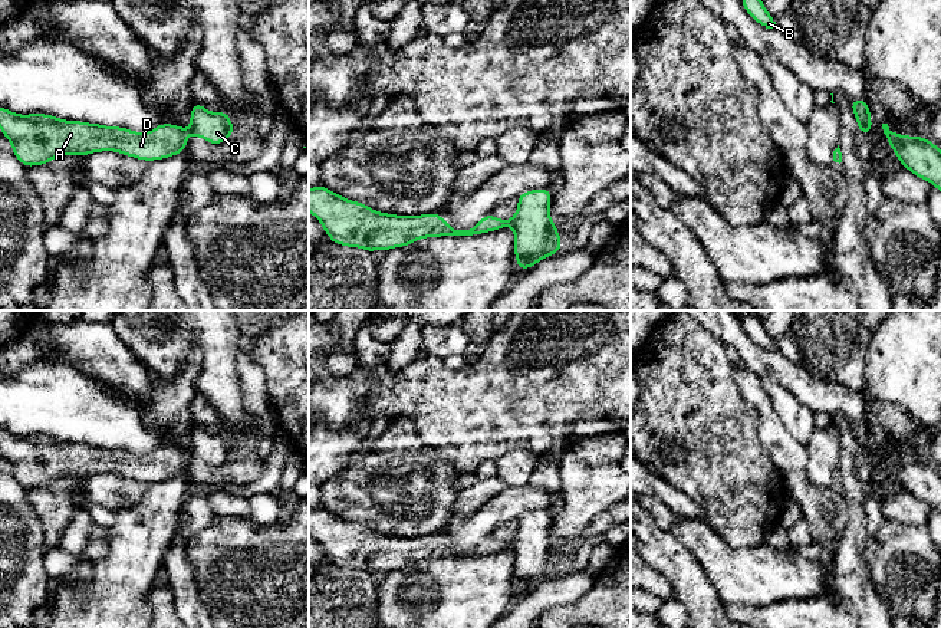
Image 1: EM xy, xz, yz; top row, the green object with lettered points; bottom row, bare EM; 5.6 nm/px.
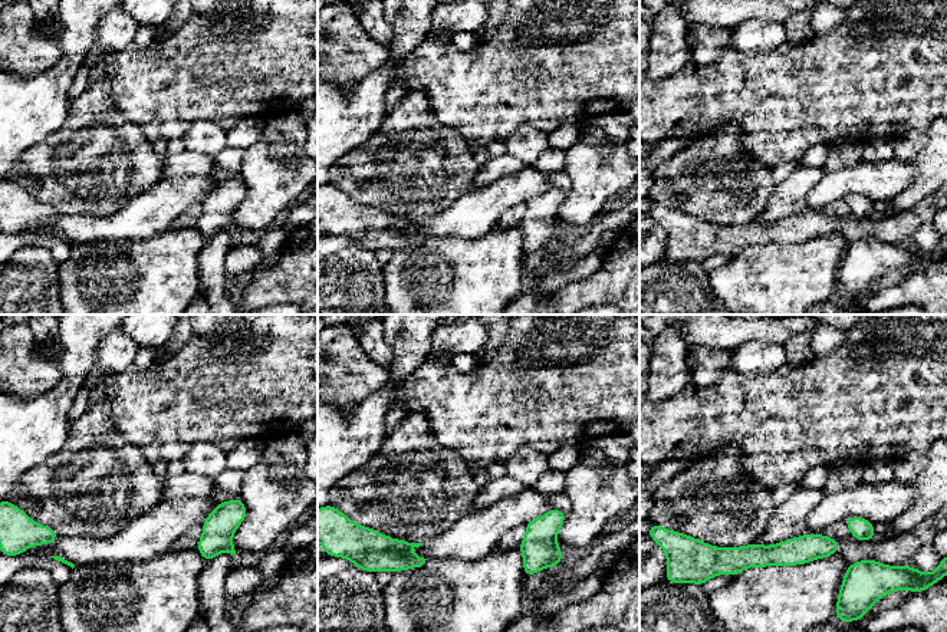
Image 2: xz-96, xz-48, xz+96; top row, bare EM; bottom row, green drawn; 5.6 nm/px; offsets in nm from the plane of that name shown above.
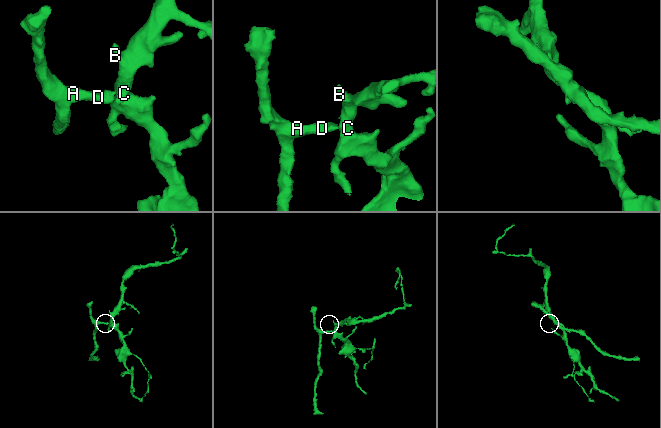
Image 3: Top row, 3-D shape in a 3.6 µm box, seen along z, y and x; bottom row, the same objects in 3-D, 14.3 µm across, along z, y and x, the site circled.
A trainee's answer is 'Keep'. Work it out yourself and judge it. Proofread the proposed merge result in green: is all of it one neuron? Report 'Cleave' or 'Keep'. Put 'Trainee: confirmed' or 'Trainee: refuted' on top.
Trainee: refuted
Cleave

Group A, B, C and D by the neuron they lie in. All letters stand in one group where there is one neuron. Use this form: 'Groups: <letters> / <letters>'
Groups: A D / B C

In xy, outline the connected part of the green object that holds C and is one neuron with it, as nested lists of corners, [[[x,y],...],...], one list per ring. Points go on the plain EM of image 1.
[[[194,424],[190,433],[190,454],[204,463],[218,467],[228,461],[236,450],[226,433],[213,435],[203,427]]]

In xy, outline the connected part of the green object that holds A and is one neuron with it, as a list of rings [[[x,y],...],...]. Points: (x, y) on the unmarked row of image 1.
[[[0,428],[0,453],[26,489],[45,487],[60,477],[115,473],[144,483],[164,481],[187,471],[190,451],[159,445],[149,454],[65,443],[47,435],[14,435]]]

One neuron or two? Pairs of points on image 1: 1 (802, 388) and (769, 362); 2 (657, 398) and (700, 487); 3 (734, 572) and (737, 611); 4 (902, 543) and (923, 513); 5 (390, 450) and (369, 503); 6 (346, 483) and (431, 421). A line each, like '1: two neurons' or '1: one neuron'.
1: one neuron
2: one neuron
3: two neurons
4: two neurons
5: one neuron
6: two neurons

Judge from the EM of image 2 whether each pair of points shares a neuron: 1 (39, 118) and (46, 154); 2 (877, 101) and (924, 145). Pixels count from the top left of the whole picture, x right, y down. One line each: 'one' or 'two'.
1: two
2: two

